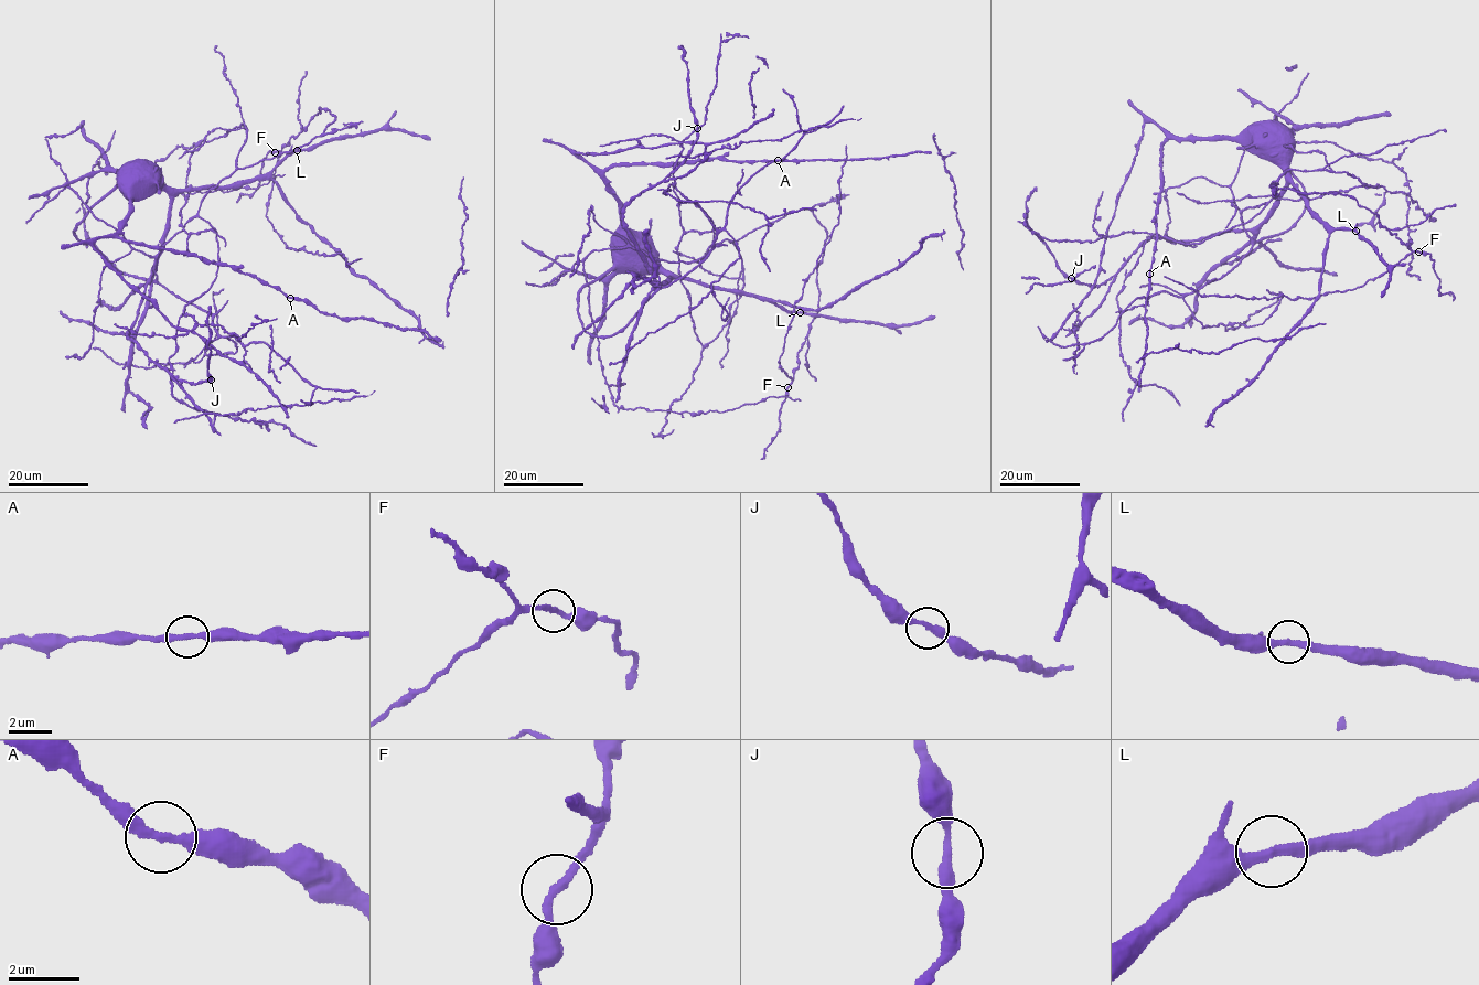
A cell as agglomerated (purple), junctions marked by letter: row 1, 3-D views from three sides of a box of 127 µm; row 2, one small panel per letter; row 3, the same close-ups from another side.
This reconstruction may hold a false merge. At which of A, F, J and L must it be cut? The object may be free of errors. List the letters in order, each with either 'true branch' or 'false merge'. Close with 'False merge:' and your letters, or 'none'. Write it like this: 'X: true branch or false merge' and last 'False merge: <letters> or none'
A: true branch
F: true branch
J: true branch
L: true branch
False merge: none

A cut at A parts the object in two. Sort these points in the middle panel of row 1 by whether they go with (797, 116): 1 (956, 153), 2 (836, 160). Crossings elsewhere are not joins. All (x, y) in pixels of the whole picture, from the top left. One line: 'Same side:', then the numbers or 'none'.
Same side: 1

